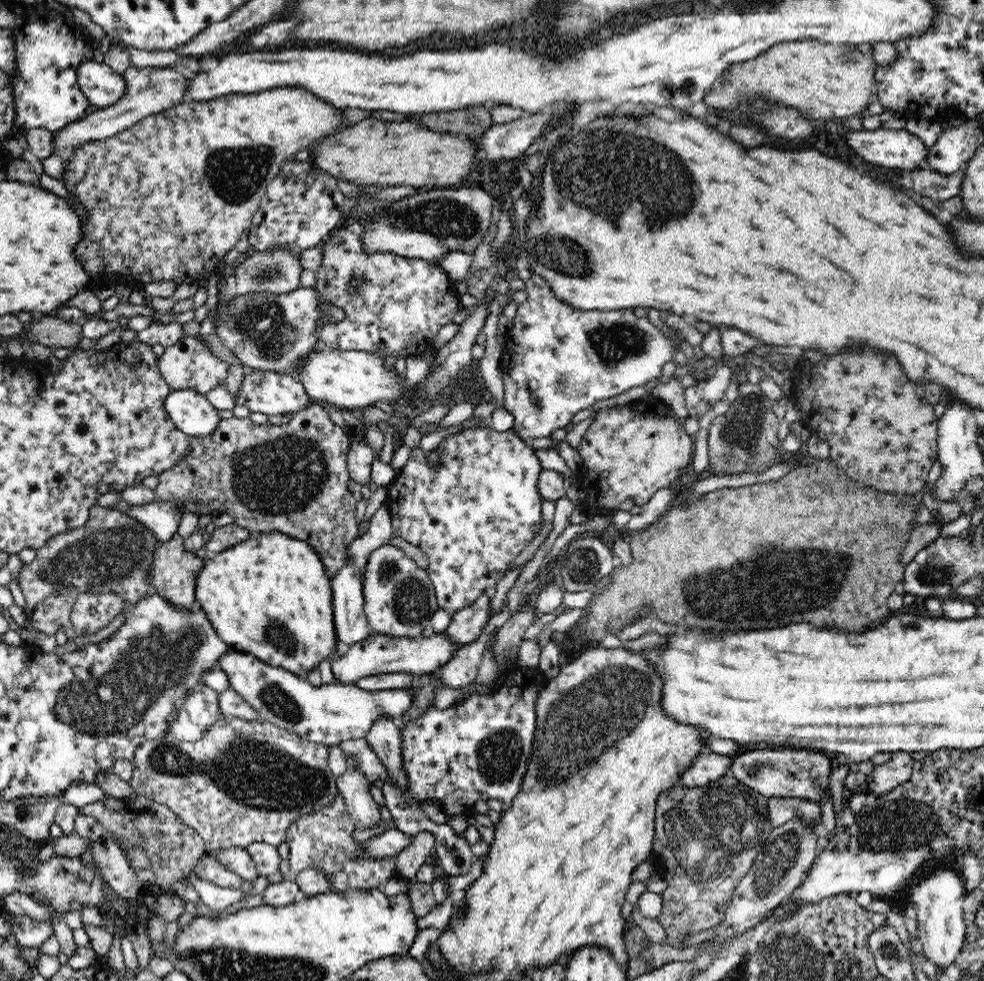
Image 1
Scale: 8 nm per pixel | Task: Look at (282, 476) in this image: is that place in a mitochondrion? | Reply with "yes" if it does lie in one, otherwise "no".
yes

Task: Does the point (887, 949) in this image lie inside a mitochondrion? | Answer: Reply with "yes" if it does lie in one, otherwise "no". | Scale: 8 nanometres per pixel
yes

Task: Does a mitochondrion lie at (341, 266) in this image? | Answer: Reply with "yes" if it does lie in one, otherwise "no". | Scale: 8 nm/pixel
no

